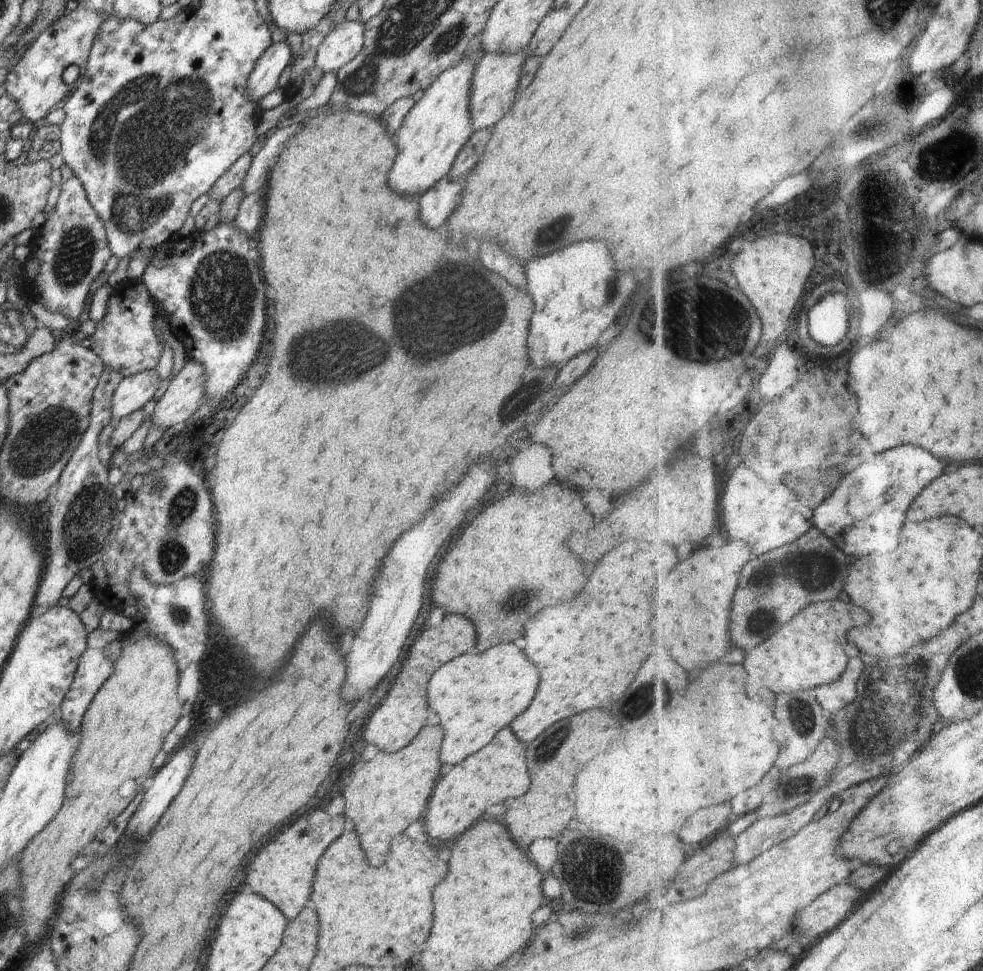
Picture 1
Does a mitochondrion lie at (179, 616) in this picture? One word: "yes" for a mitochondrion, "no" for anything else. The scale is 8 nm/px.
yes

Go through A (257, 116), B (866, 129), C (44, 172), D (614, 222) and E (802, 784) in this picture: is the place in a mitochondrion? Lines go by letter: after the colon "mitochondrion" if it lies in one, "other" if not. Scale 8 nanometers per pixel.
A: other
B: other
C: other
D: other
E: mitochondrion

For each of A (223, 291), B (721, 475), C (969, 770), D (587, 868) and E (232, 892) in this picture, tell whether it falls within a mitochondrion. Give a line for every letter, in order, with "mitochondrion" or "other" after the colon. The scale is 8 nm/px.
A: mitochondrion
B: other
C: other
D: mitochondrion
E: other

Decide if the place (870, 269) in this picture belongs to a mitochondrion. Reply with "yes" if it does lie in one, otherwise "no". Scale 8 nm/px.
yes

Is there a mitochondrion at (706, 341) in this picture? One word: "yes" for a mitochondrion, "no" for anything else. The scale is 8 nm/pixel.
yes

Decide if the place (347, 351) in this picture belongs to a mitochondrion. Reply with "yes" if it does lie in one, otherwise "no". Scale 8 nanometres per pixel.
yes

